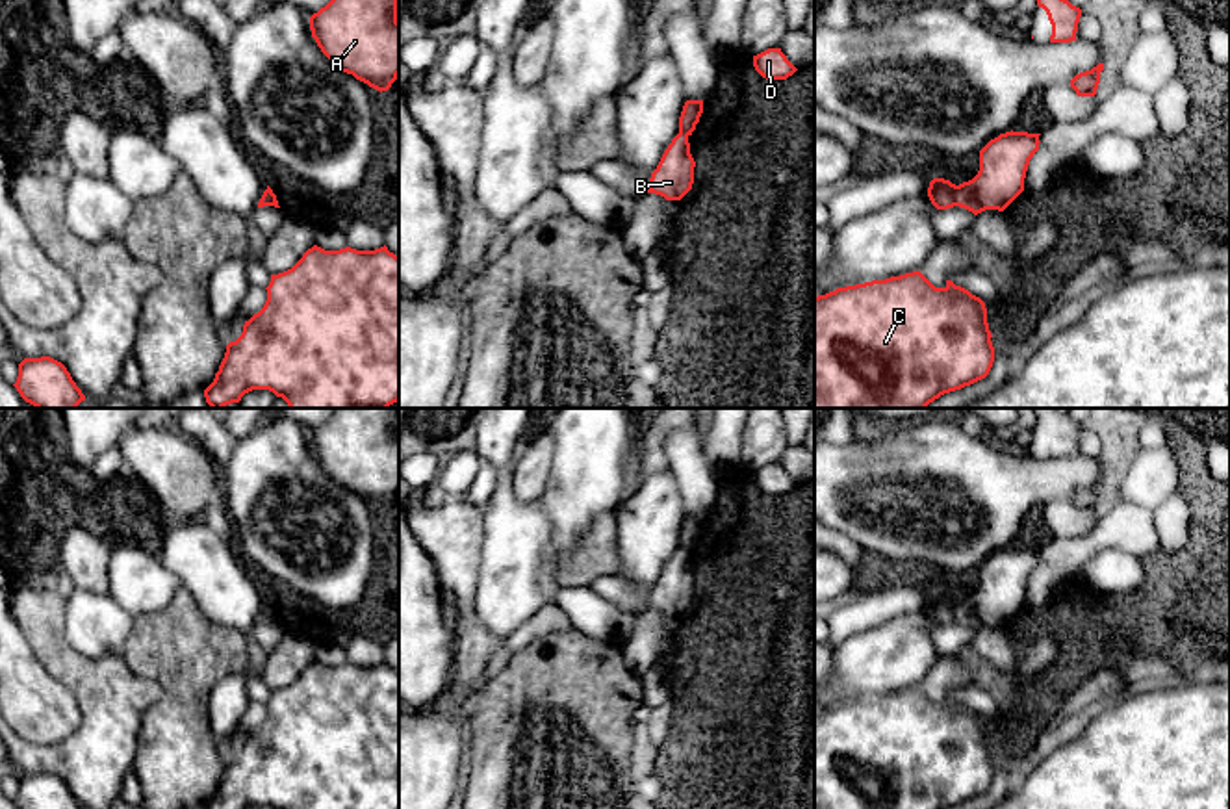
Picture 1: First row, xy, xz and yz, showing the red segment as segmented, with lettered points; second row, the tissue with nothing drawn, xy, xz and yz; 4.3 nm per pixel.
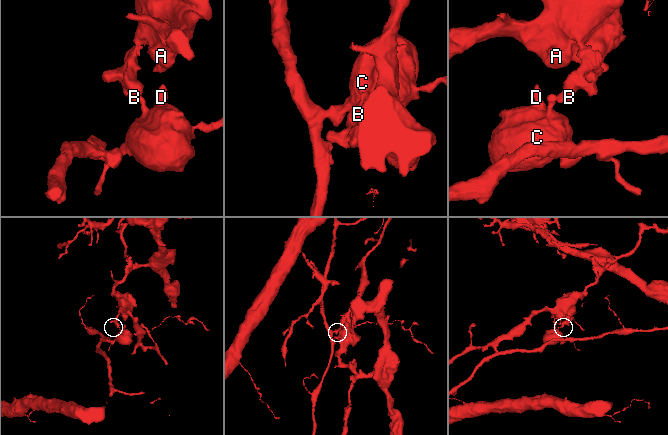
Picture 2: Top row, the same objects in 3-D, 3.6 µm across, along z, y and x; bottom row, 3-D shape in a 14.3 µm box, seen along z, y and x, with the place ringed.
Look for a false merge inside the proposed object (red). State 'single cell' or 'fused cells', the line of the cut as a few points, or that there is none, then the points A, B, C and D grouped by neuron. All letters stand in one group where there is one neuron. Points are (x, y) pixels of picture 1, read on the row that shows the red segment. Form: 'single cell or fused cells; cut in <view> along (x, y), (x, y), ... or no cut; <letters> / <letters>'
fused cells; cut in yz along (958, 186), (954, 205); A B / C D

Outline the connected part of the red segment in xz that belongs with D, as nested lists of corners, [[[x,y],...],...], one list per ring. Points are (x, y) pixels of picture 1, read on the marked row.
[[[768,48],[753,56],[755,71],[766,80],[787,80],[798,69],[787,59],[781,48]]]

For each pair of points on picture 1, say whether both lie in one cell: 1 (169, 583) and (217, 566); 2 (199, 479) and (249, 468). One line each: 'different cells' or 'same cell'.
1: different cells
2: different cells

